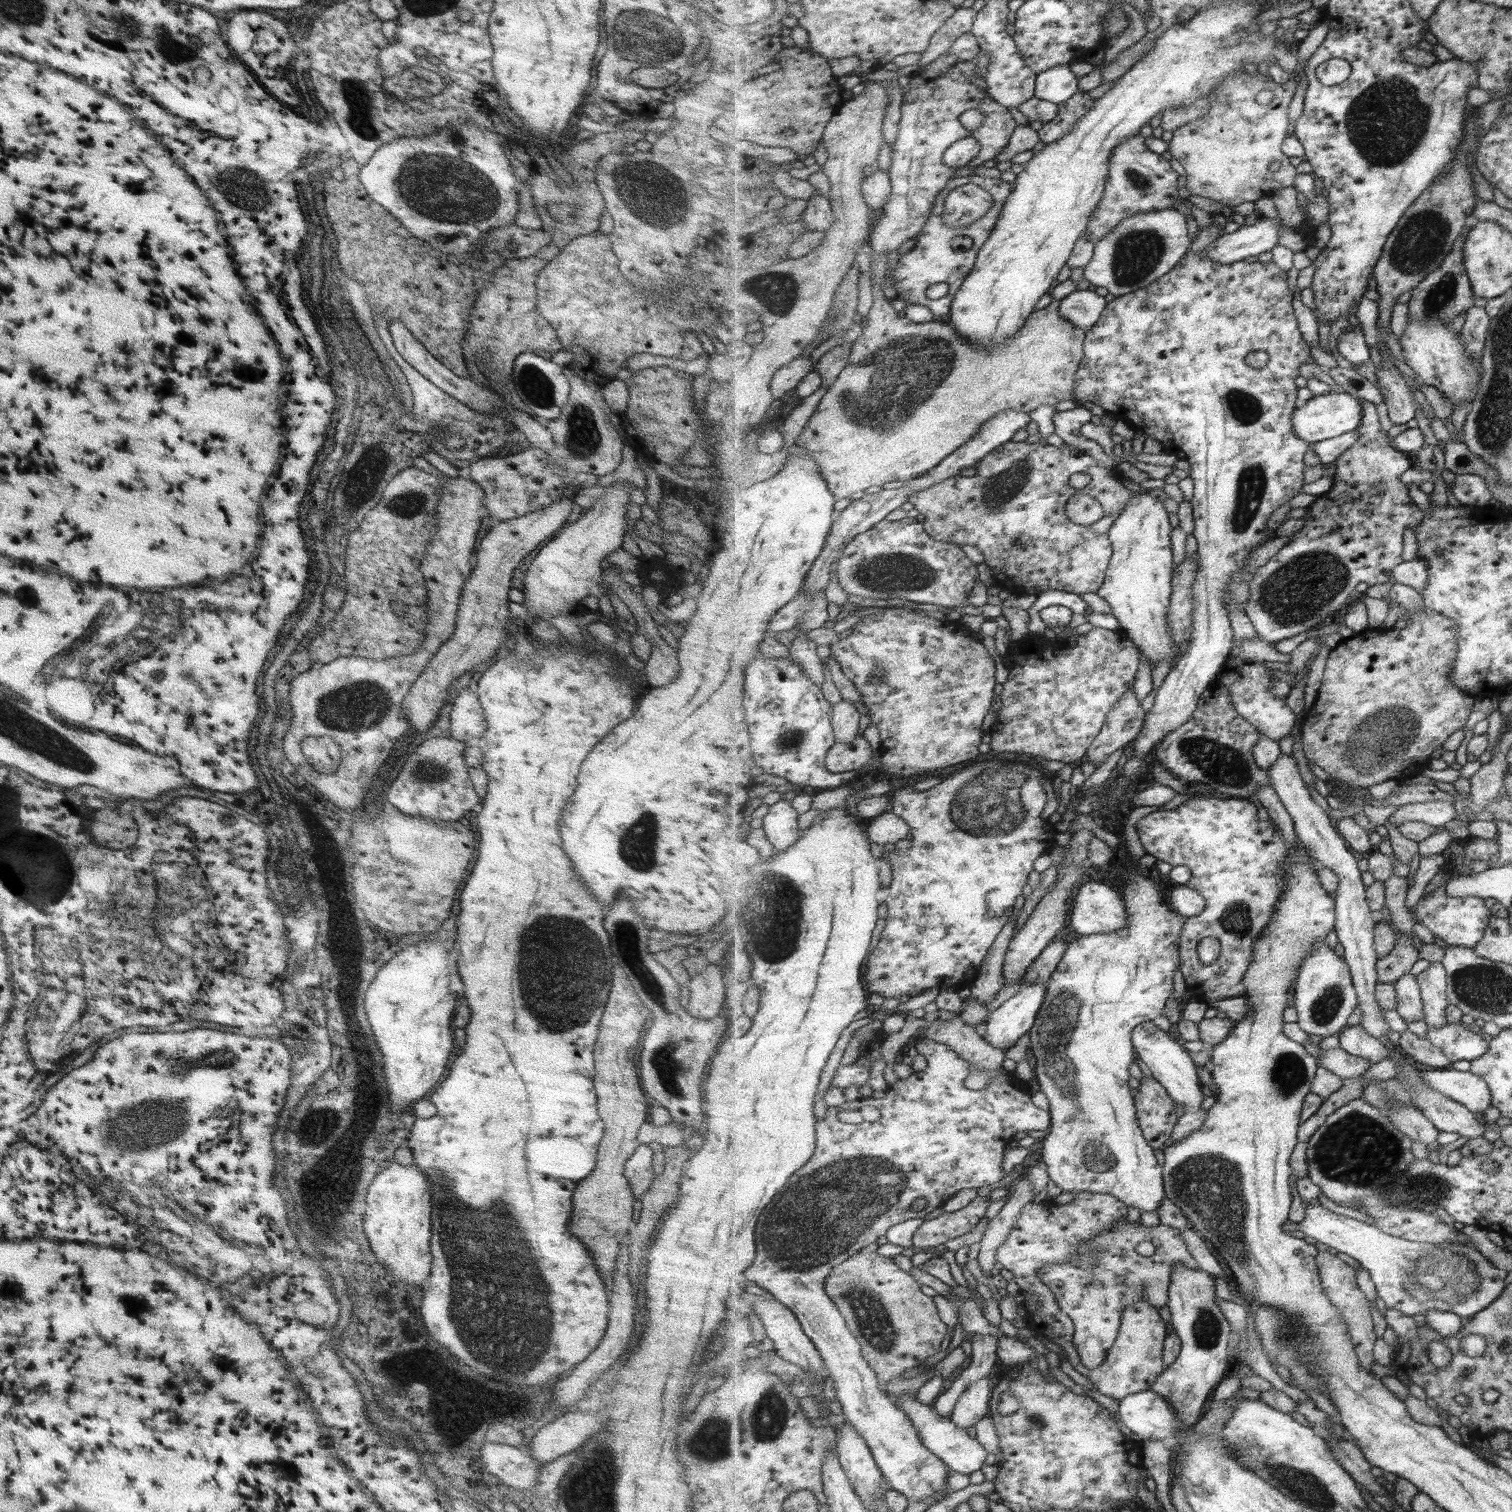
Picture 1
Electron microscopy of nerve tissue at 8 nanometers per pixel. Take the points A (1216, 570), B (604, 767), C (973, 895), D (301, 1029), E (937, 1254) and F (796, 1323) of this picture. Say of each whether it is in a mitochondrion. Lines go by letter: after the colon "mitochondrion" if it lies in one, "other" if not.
A: other
B: other
C: other
D: other
E: other
F: other

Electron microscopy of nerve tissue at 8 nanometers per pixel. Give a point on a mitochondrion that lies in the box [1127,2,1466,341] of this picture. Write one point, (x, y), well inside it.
(1387, 121)

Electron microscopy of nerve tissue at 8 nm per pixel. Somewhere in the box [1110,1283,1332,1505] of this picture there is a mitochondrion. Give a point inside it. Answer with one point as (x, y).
(1206, 1327)

